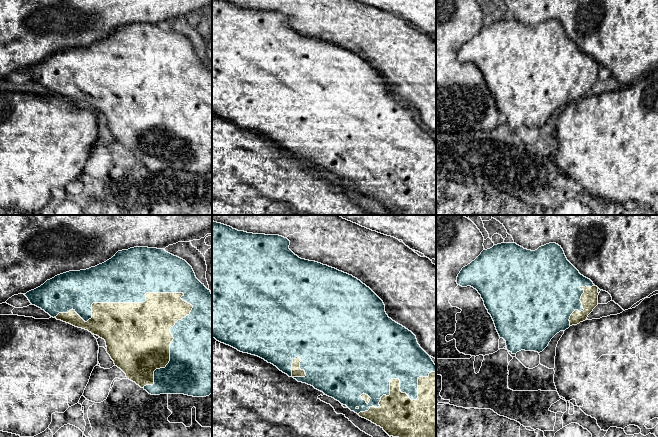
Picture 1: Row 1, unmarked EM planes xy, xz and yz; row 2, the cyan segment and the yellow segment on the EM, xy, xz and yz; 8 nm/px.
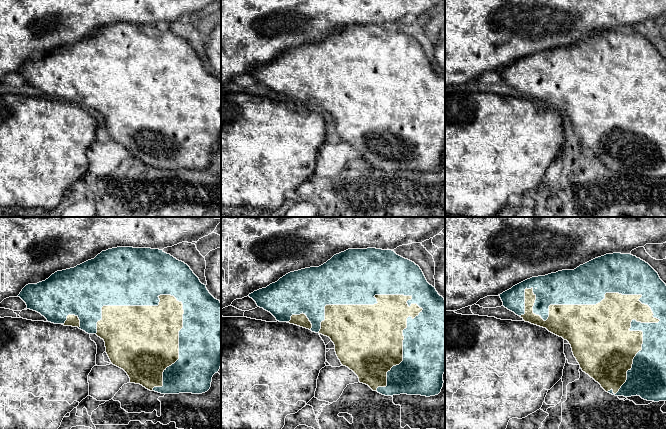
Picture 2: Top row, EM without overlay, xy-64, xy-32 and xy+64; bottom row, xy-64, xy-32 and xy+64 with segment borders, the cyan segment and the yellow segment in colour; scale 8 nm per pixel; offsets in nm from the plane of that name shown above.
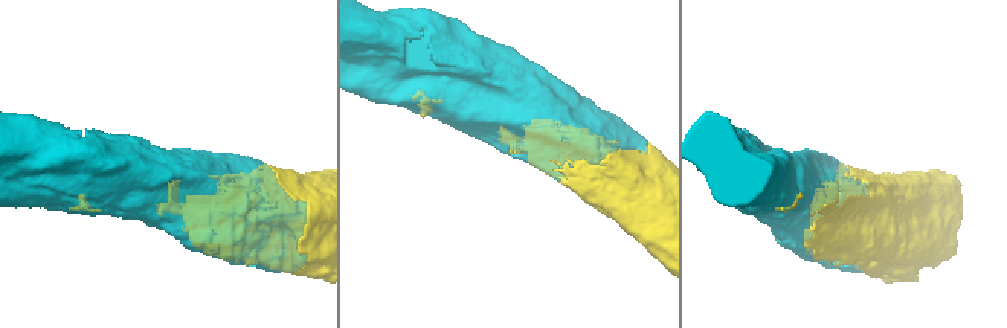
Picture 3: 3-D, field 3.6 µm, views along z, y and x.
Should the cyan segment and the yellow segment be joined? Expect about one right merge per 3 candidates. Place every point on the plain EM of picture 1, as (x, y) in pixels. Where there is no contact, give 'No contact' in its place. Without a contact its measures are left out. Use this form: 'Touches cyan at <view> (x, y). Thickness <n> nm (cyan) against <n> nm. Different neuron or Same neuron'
Touches cyan at xy (123, 78). Thickness 400 nm (cyan) against 460 nm. Same neuron

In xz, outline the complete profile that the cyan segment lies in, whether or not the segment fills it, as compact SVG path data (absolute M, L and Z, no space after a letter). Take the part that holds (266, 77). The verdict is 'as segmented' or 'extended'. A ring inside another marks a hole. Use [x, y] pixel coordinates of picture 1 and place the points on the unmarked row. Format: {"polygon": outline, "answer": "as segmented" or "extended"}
{"polygon": "M212 0L212 113L240 128L258 132L268 139L273 140L280 147L287 150L289 153L293 153L298 158L313 162L325 171L334 174L343 181L346 181L351 187L354 187L360 193L380 202L389 212L398 213L399 215L436 215L436 141L432 137L431 133L420 123L416 112L411 107L389 94L385 88L385 81L383 77L360 56L327 41L301 35L289 25L289 21L290 17L279 11L253 10L238 7L224 0Z", "answer": "extended"}

